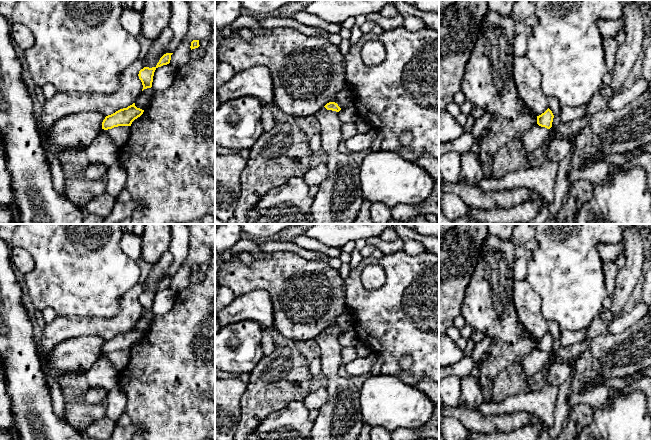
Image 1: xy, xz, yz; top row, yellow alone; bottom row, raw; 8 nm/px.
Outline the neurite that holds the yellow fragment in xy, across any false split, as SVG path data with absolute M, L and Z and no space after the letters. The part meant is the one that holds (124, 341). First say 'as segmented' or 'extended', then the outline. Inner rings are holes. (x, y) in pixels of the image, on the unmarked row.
as segmented; M135 327L108 339L102 346L102 353L108 354L118 350L131 350L132 346L143 338L144 334L137 332Z

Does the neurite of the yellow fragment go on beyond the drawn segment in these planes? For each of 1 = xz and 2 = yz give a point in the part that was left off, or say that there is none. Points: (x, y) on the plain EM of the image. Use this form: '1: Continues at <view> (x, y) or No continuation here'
1: No continuation here
2: No continuation here

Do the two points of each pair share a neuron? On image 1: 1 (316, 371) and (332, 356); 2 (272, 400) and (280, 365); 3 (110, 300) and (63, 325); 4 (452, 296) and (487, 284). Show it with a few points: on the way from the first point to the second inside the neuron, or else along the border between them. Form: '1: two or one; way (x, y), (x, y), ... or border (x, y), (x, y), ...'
1: two; border (319, 357), (322, 374)
2: one; way (272, 391), (272, 385), (280, 377), (280, 374)
3: two; border (57, 315), (98, 316), (102, 318)
4: two; border (473, 270), (462, 301), (460, 313)

